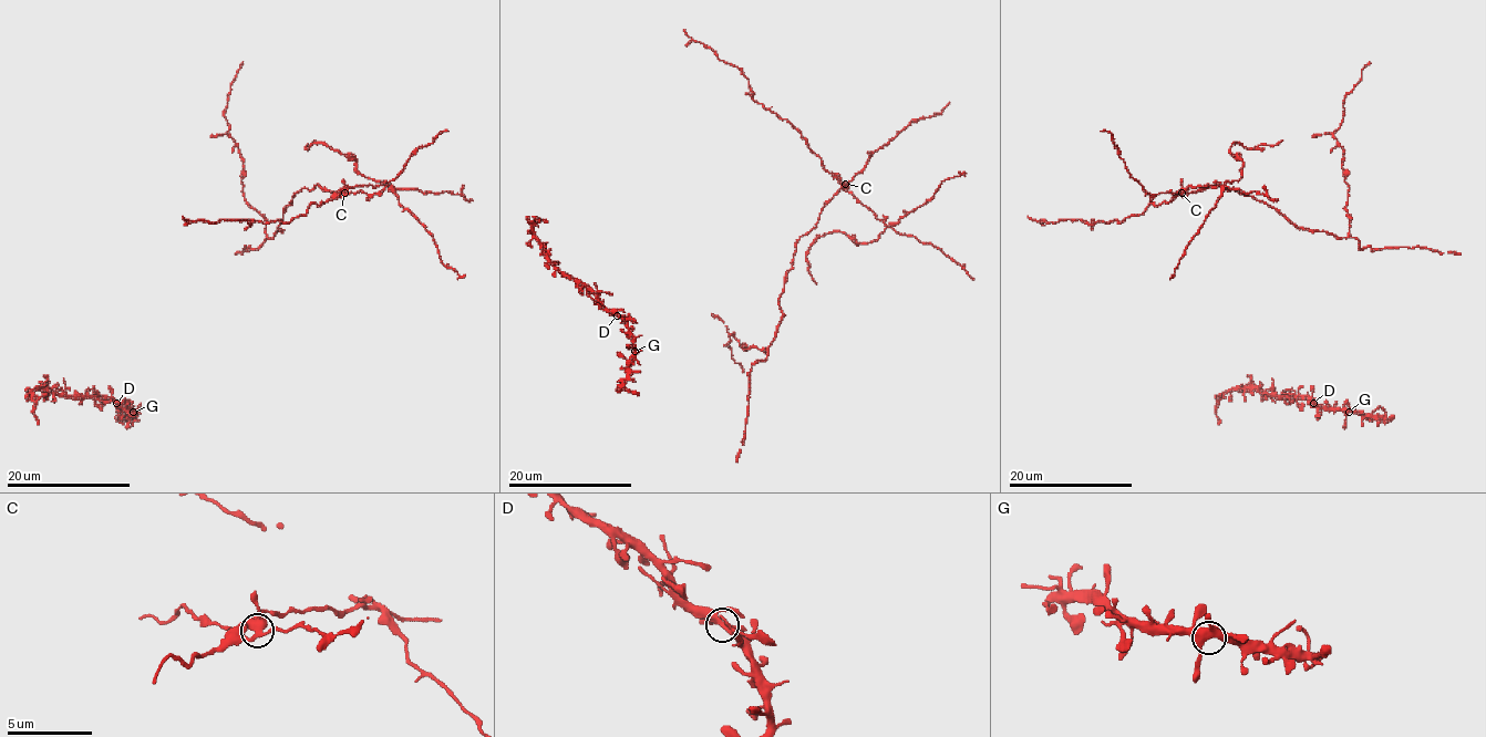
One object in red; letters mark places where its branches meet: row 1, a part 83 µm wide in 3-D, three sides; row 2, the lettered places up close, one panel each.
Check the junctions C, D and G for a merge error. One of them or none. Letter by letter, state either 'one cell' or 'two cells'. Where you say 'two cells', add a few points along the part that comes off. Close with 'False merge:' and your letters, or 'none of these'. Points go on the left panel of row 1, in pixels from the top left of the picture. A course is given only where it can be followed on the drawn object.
C: two cells; foreign part runs (344, 193), (337, 191), (320, 205), (312, 204), (305, 215), (289, 222), (208, 222), (183, 216)
D: one cell
G: one cell
False merge: C

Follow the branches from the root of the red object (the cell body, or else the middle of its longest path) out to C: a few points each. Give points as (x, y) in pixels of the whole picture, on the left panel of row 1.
C: (272, 238), (281, 230), (278, 227), (282, 209), (300, 189), (312, 189), (317, 184), (340, 194), (344, 193)

